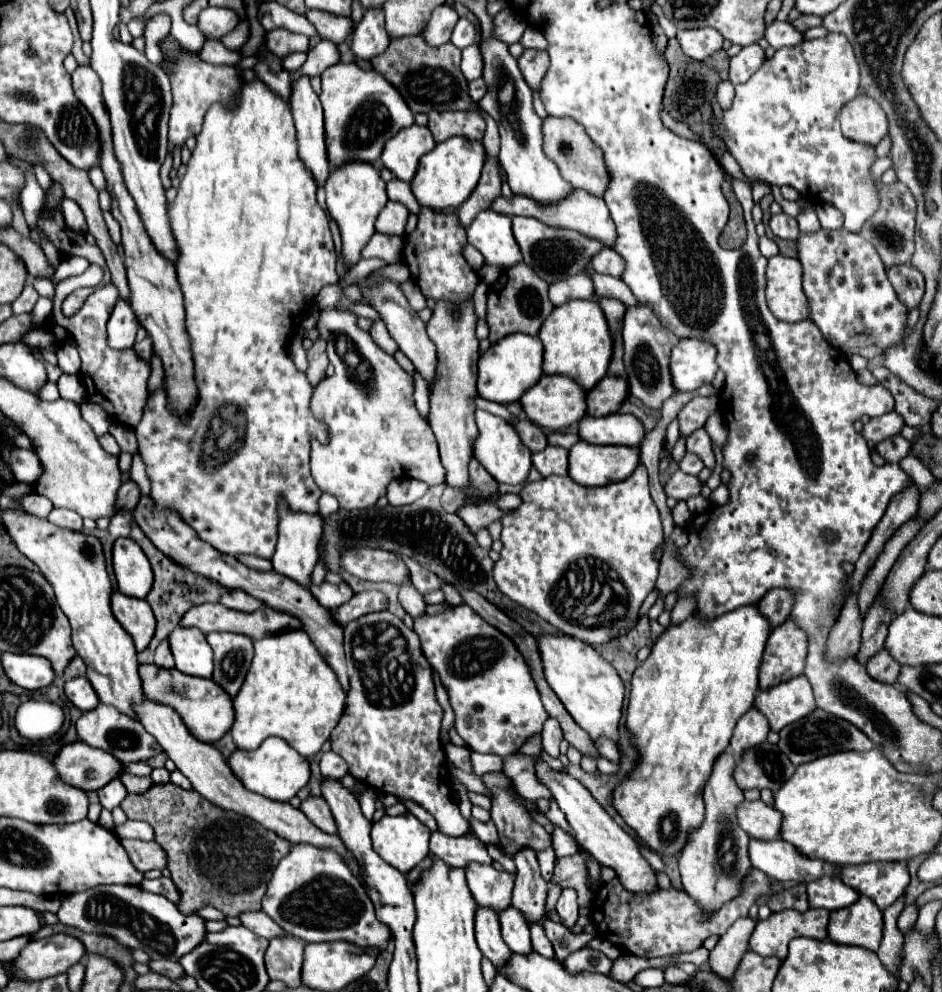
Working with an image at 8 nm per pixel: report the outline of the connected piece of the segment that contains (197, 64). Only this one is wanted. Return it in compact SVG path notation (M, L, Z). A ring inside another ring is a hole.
M183 50L175 62L175 74L171 76L173 88L173 106L171 106L171 120L169 120L169 150L175 146L183 146L189 136L197 136L201 132L203 116L215 100L223 104L233 104L235 94L239 90L241 78L233 66L215 66L201 62L193 52Z

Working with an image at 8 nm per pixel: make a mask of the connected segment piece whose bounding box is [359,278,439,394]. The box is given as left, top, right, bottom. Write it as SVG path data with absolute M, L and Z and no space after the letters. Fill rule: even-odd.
M363 278L363 280L359 280L359 286L361 286L361 292L363 292L363 298L381 314L383 322L387 324L389 334L399 344L399 350L413 362L413 366L421 374L421 378L425 378L427 390L431 394L433 386L435 386L435 380L437 380L437 364L439 364L437 352L435 352L435 344L431 344L431 340L429 340L427 332L425 332L425 324L415 314L415 310L411 310L411 306L407 304L407 298L399 290L399 284L391 282L391 280L383 280L377 288L369 288L365 284L365 278Z

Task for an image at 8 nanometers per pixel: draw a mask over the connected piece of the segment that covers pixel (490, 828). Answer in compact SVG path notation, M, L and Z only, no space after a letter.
M471 820L471 826L473 826L475 834L479 836L479 840L481 840L483 844L487 844L487 846L493 844L493 846L497 846L497 850L499 850L501 854L505 854L503 848L499 848L499 836L497 836L497 830L495 830L495 824L493 824L493 822L483 824L483 822L479 822L479 820Z

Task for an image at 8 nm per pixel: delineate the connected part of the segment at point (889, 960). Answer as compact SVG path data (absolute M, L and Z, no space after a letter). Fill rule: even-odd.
M903 896L891 904L891 908L887 908L883 912L885 918L885 932L883 932L883 940L881 946L877 950L877 956L881 960L881 964L889 970L889 972L899 972L901 962L903 962L903 934L897 928L897 916L903 910Z

